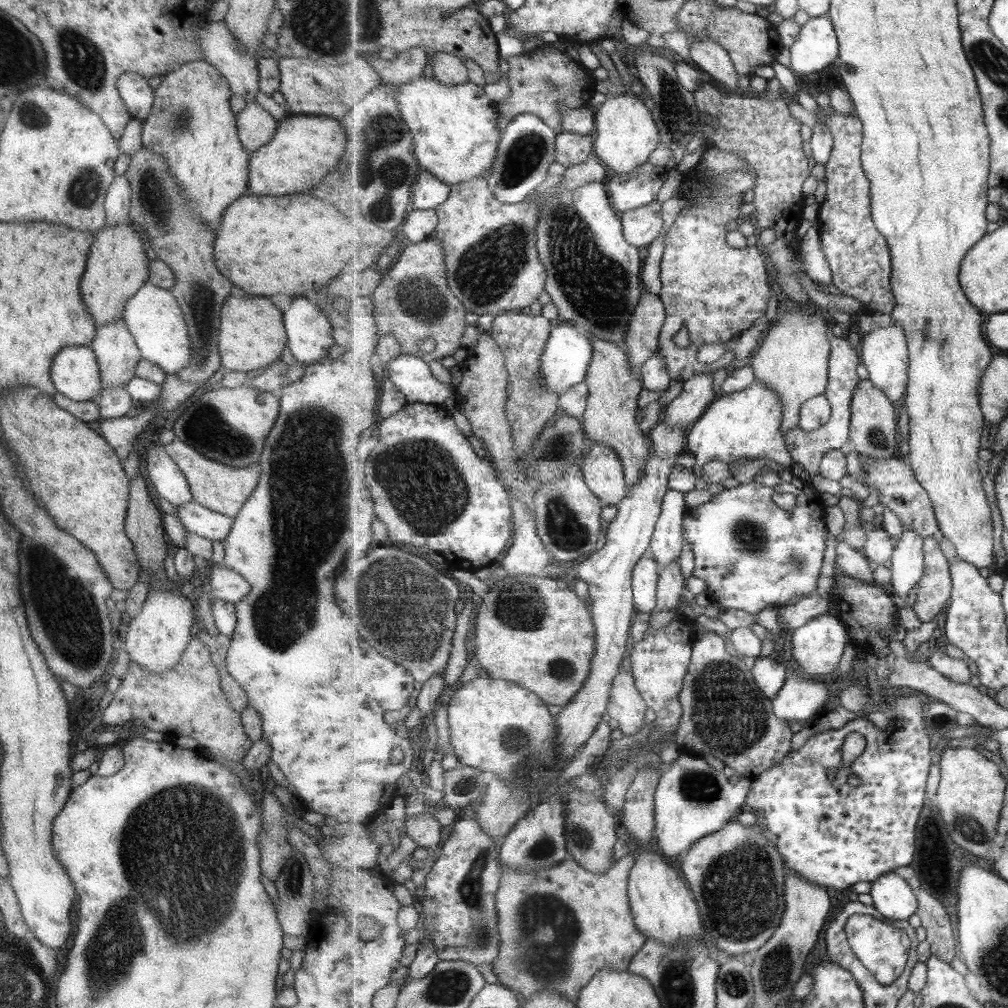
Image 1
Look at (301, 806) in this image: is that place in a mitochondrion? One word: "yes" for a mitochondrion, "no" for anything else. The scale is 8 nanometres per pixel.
no

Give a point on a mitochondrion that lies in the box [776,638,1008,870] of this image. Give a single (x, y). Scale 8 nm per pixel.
(969, 827)

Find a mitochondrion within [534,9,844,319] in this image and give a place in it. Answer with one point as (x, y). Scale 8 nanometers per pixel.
(676, 117)

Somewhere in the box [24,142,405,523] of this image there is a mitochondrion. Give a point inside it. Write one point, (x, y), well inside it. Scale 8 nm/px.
(153, 198)

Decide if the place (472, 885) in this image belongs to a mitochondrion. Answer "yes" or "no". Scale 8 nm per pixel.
yes

